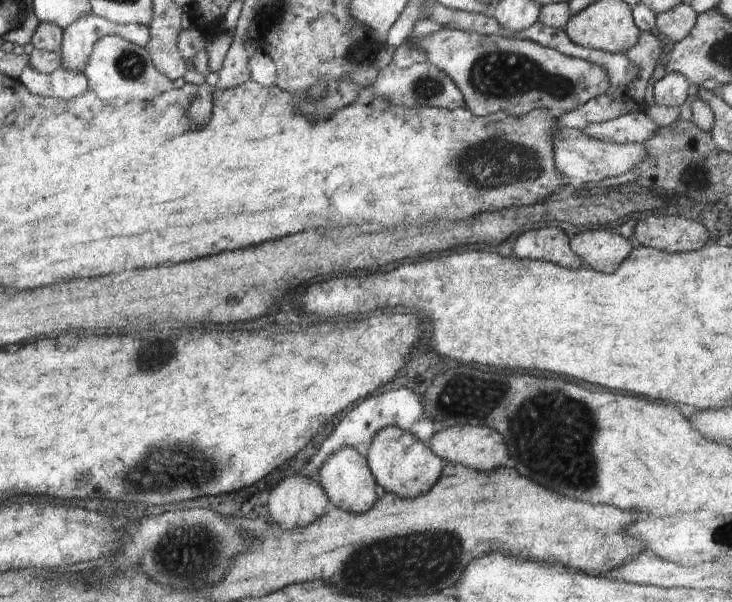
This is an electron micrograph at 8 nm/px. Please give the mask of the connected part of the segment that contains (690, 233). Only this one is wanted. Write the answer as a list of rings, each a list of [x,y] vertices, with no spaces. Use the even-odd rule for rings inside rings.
[[[678,215],[641,219],[634,227],[634,239],[636,245],[674,253],[697,251],[710,243],[702,224]]]

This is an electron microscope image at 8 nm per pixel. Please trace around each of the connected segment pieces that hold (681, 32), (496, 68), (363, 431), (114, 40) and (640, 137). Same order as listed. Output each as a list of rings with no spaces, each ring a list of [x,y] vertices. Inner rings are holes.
[[[682,2],[674,6],[672,10],[655,16],[658,32],[676,44],[690,34],[692,28],[695,27],[697,16],[698,14],[690,4]]]
[[[442,27],[420,38],[412,35],[408,41],[418,44],[428,54],[428,61],[448,74],[462,92],[465,107],[474,116],[498,112],[524,116],[540,109],[557,118],[580,108],[592,98],[605,95],[610,89],[608,72],[602,66],[566,56],[531,40]]]
[[[400,388],[398,390],[392,390],[384,392],[383,394],[376,394],[376,396],[370,396],[366,400],[362,400],[360,404],[356,404],[344,418],[342,422],[334,428],[334,432],[330,434],[330,438],[324,440],[324,444],[320,447],[320,450],[312,456],[312,460],[308,462],[308,470],[301,474],[309,477],[317,477],[322,468],[322,464],[326,462],[326,458],[332,454],[332,452],[338,452],[340,448],[354,448],[357,450],[358,445],[364,444],[370,446],[374,434],[378,434],[380,430],[388,428],[388,426],[395,426],[400,430],[406,430],[410,432],[412,436],[416,436],[420,442],[430,440],[436,432],[443,429],[440,422],[428,418],[426,410],[424,410],[424,404],[420,400],[416,391],[409,388]]]
[[[103,36],[94,44],[92,54],[88,58],[88,64],[84,68],[89,89],[100,100],[121,102],[152,100],[160,94],[174,89],[174,83],[168,80],[156,67],[148,50],[138,48],[122,36]]]
[[[638,111],[602,122],[602,124],[590,124],[583,133],[602,142],[644,144],[658,130],[660,126],[648,116],[646,111]]]

